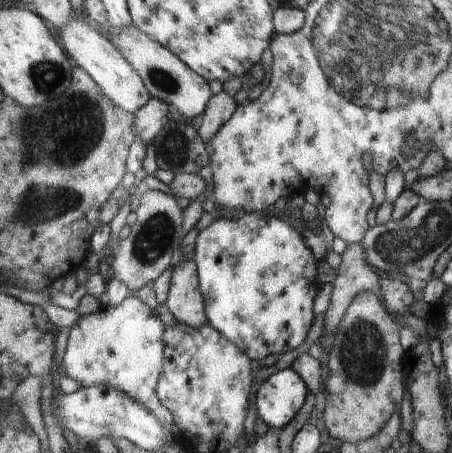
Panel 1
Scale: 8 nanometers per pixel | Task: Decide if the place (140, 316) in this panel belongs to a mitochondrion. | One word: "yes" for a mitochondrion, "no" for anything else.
no

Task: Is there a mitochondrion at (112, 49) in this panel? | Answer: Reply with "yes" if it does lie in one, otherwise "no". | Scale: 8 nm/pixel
no

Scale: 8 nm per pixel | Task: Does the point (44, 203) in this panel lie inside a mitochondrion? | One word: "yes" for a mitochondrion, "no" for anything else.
yes

